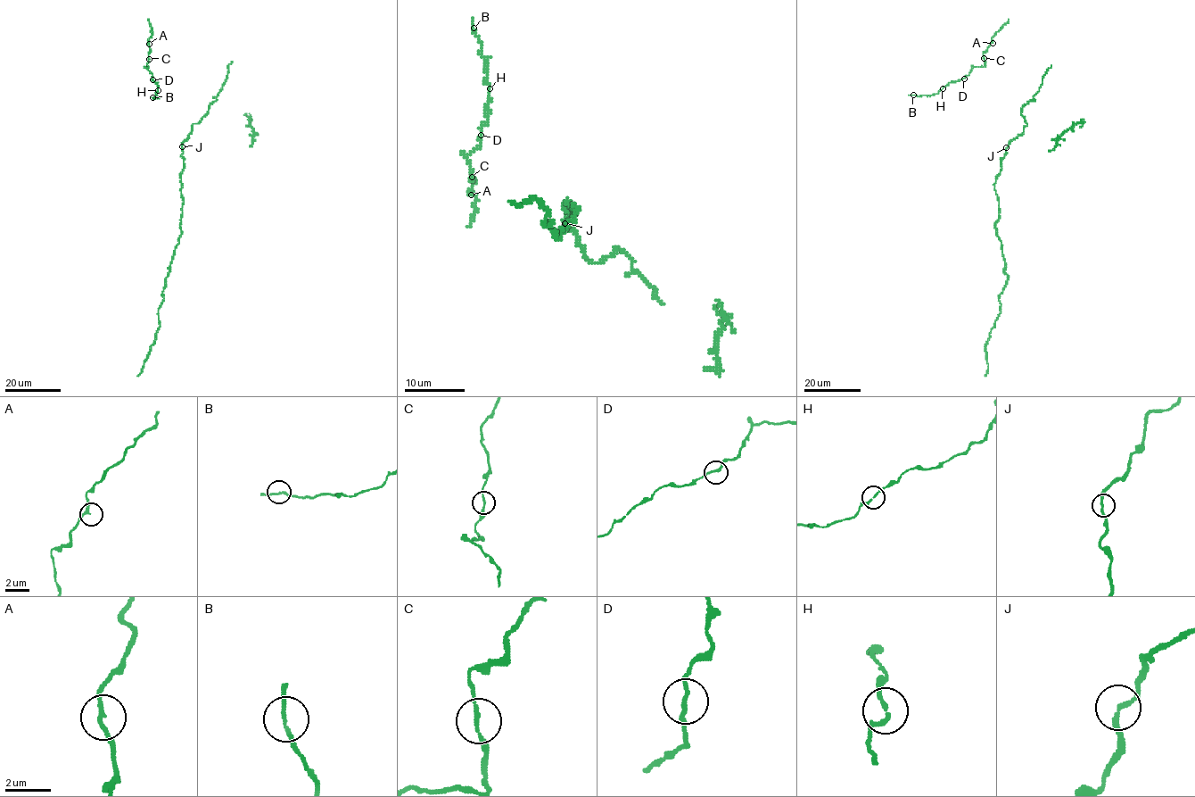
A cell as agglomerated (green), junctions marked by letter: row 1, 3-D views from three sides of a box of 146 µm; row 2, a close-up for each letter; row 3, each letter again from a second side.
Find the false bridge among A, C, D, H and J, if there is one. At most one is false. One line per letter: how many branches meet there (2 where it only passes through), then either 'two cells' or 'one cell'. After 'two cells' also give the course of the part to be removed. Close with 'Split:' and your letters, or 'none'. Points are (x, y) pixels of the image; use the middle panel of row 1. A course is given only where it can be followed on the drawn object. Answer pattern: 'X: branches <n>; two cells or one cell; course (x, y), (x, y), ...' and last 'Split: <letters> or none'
A: branches 2; one cell
C: branches 2; one cell
D: branches 2; one cell
H: branches 2; one cell
J: branches 2; one cell
Split: none

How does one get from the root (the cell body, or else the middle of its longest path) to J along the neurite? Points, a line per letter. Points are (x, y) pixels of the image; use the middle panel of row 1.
J: (570, 212), (564, 218), (566, 223), (564, 223)

